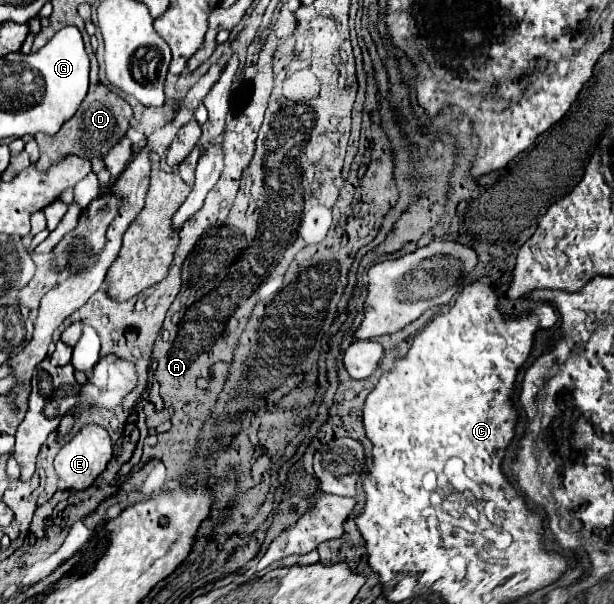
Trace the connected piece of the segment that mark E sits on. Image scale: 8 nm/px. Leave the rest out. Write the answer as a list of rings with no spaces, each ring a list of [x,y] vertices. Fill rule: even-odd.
[[[88,424],[68,444],[64,444],[60,448],[60,452],[56,454],[56,460],[54,460],[54,468],[60,476],[60,480],[66,484],[66,488],[86,490],[106,470],[110,458],[112,458],[112,440],[110,440],[108,432],[102,426]]]

